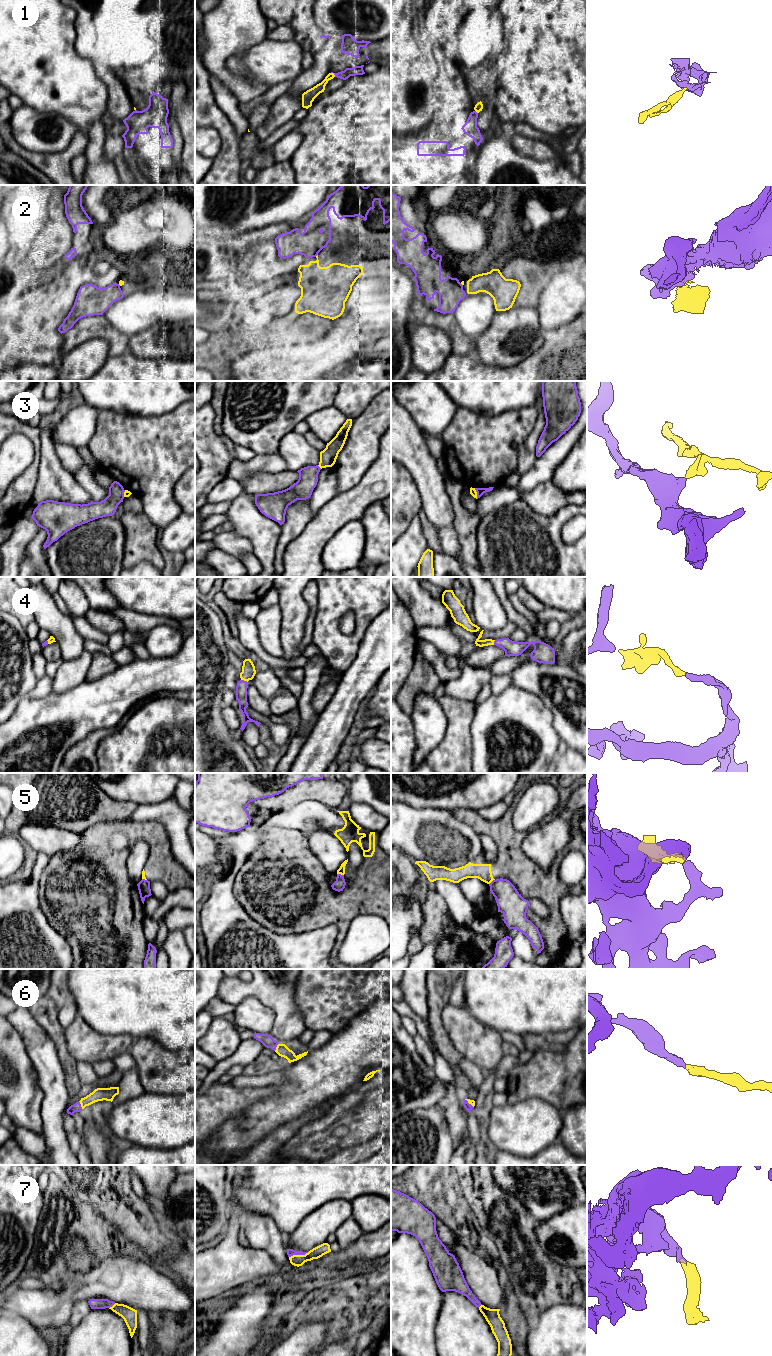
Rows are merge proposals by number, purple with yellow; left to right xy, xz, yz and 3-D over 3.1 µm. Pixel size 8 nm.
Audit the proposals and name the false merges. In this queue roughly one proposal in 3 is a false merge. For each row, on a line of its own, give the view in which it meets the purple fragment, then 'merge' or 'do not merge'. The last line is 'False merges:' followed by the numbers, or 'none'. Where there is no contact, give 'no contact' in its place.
1: contact in xz; merge
2: contact in xz; merge
3: contact in xz; do not merge
4: contact in xz; merge
5: contact in xz; do not merge
6: contact in xy; merge
7: contact in xz; merge
False merges: 3, 5

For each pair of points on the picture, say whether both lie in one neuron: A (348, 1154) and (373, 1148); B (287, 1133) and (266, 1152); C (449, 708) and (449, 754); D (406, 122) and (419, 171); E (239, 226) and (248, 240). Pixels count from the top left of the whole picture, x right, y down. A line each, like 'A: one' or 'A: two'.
A: one
B: one
C: one
D: two
E: two

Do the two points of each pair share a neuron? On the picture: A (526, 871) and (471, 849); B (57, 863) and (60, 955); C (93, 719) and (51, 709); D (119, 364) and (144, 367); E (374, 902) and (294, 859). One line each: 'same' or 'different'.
A: different
B: different
C: same
D: same
E: same

